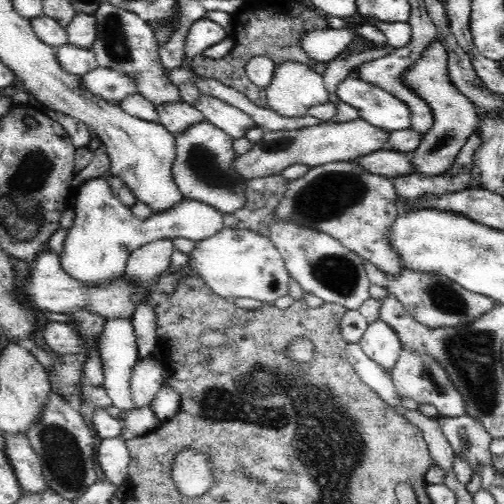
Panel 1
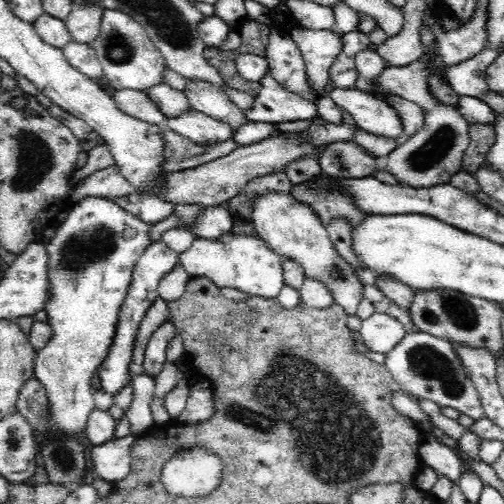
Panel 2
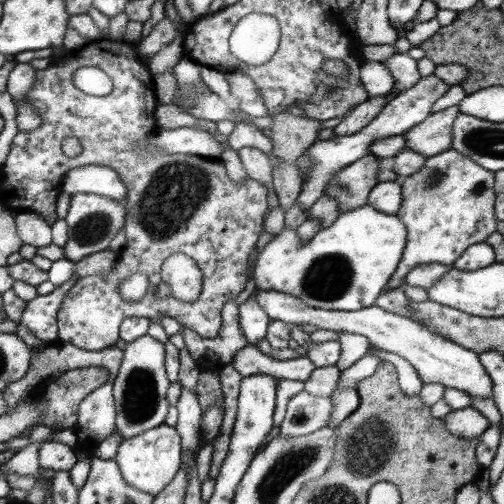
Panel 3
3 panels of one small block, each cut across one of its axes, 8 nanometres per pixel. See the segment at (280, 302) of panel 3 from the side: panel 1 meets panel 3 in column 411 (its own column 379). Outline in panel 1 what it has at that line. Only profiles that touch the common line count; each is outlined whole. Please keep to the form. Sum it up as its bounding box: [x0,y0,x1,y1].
[360,318,404,374]

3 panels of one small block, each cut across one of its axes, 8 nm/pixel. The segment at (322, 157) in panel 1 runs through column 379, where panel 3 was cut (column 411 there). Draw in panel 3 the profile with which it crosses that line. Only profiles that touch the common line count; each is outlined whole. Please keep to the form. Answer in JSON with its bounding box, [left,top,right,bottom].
[401,106,461,158]

